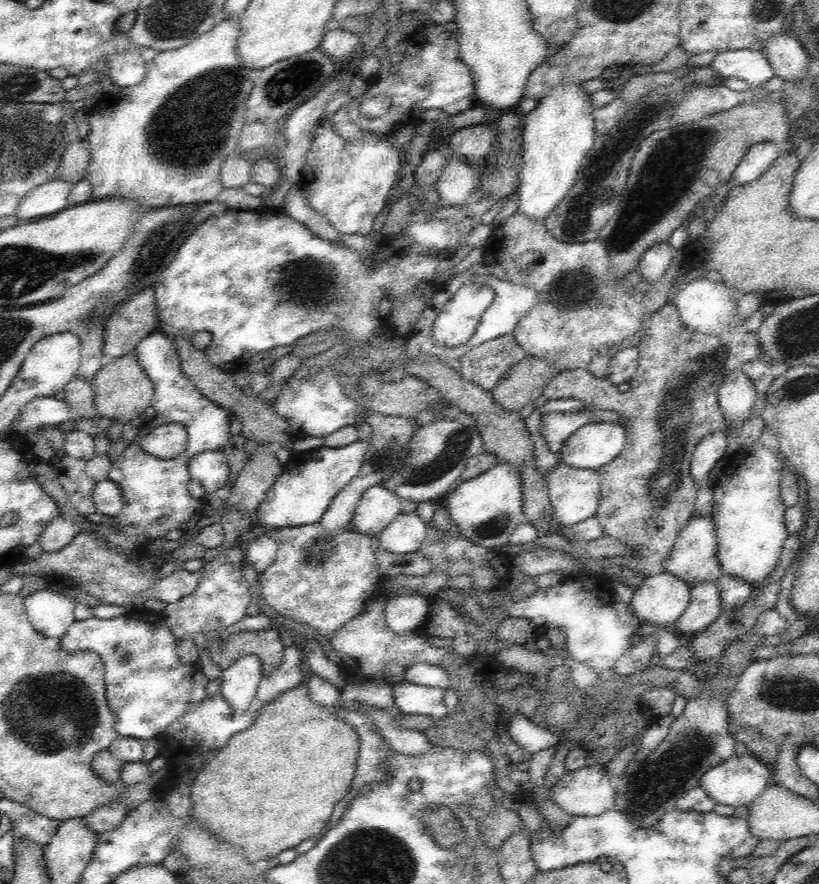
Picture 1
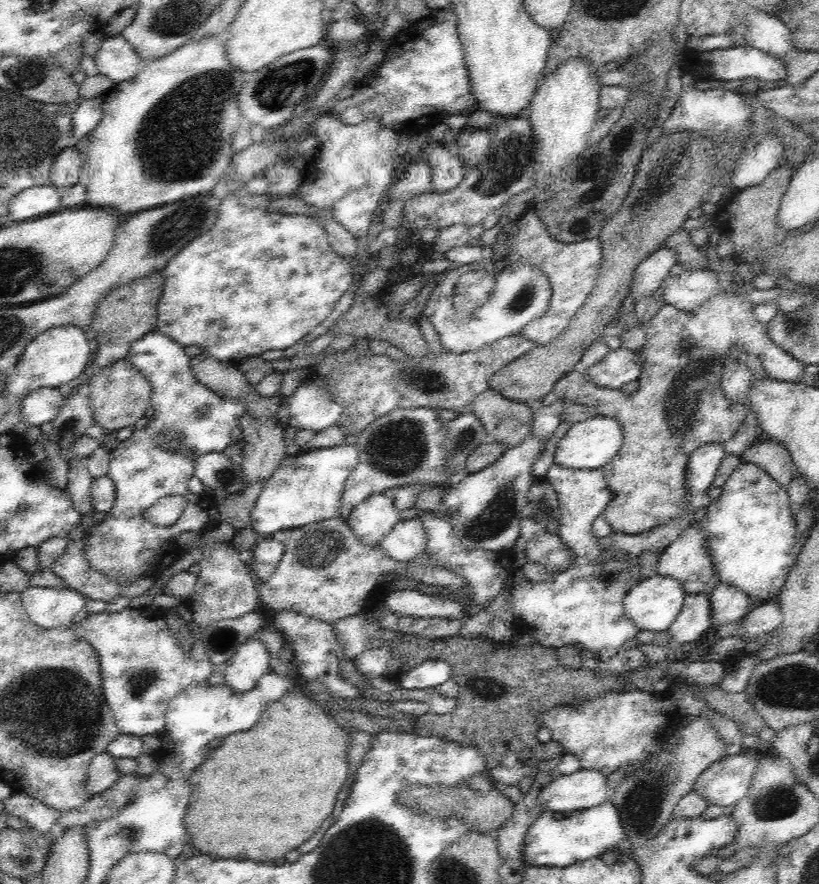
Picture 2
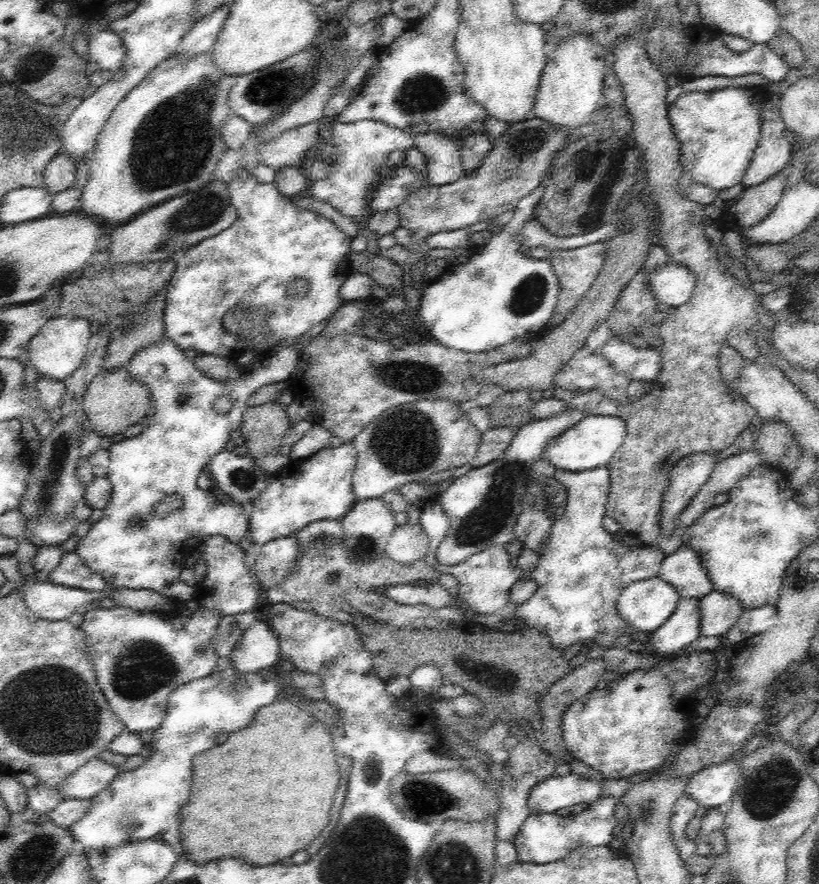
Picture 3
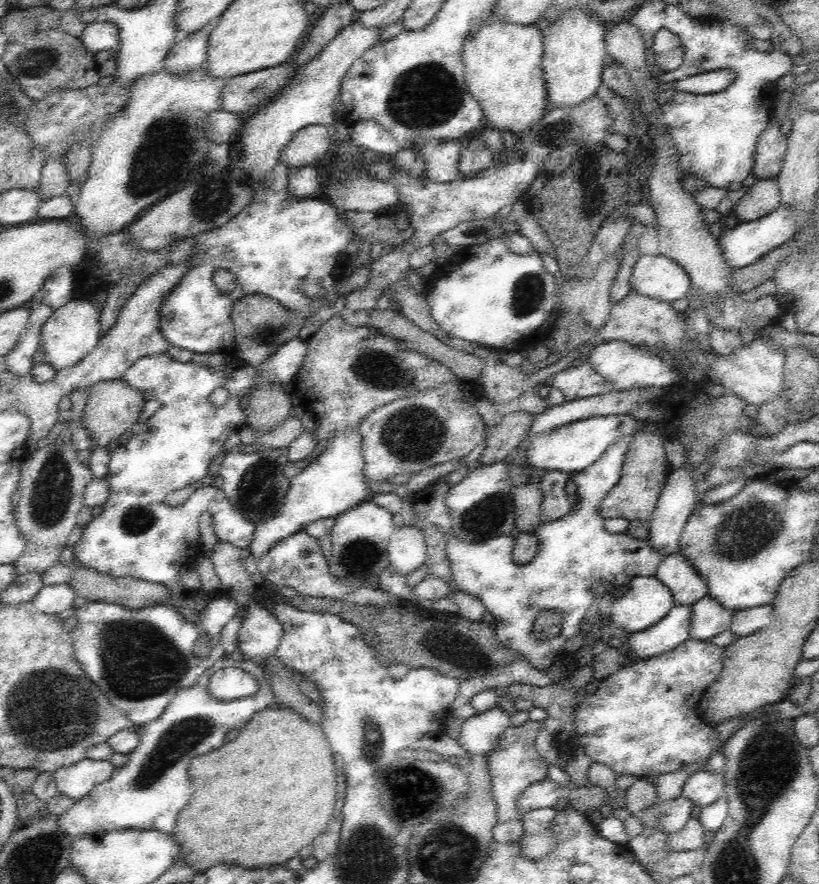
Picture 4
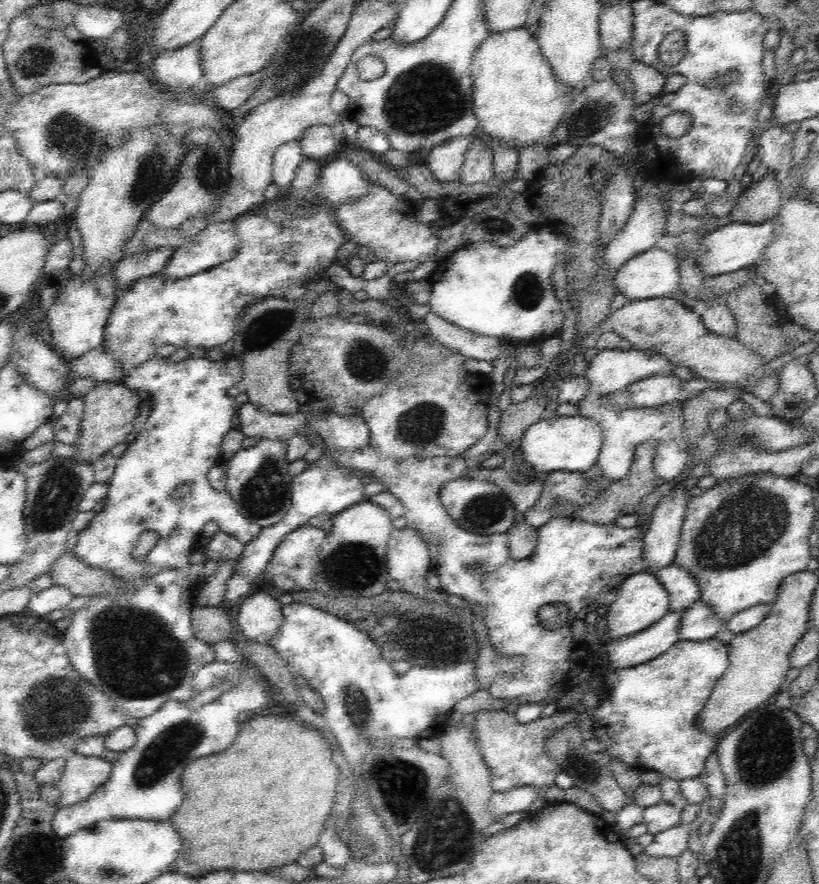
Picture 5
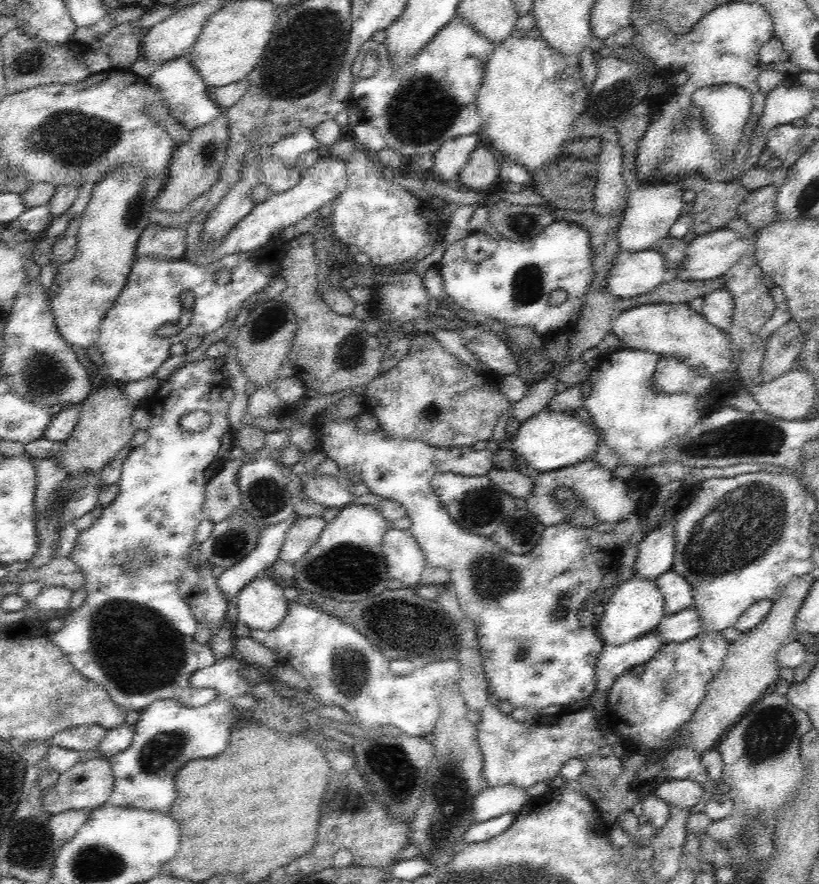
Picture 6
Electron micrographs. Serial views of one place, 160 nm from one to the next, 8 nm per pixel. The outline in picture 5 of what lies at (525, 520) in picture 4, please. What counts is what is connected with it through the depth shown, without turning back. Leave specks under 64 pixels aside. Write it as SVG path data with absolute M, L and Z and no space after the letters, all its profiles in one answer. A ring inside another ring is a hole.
M481 466L467 472L470 478L494 483L506 495L508 502L512 503L515 512L524 514L532 504L536 504L542 492L542 482L528 481L528 484L520 484L514 480L511 473L505 468L490 469Z

